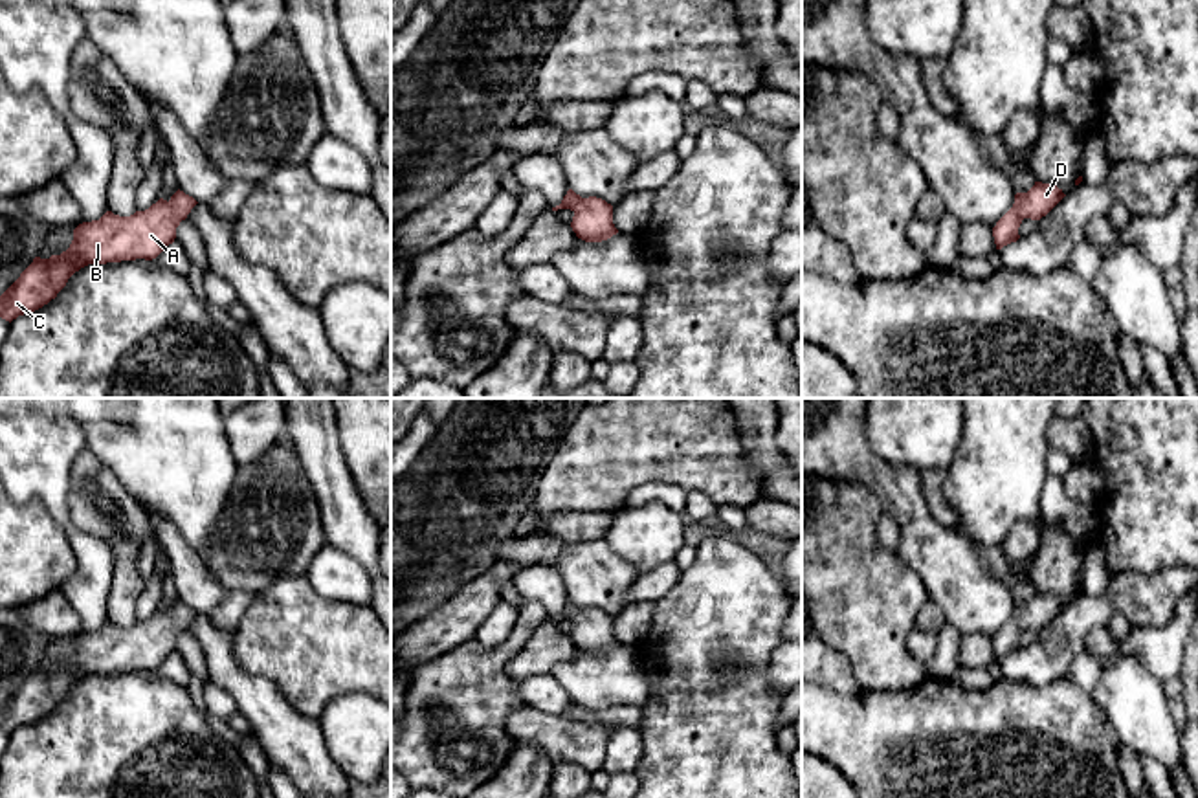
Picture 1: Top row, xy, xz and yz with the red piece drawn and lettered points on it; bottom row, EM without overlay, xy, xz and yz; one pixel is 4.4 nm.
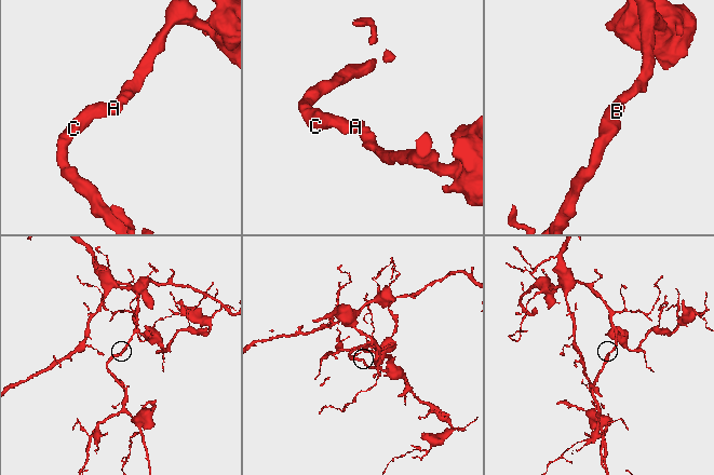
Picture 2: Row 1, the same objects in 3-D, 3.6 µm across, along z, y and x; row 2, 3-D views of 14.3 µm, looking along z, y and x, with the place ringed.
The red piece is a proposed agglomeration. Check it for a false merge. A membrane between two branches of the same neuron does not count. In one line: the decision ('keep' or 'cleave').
keep

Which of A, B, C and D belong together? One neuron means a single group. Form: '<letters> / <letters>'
A B C D

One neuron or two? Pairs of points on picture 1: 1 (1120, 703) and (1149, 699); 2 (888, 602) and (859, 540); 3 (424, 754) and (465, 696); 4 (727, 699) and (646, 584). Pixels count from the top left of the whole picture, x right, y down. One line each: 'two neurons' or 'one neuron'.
1: one neuron
2: one neuron
3: one neuron
4: two neurons

